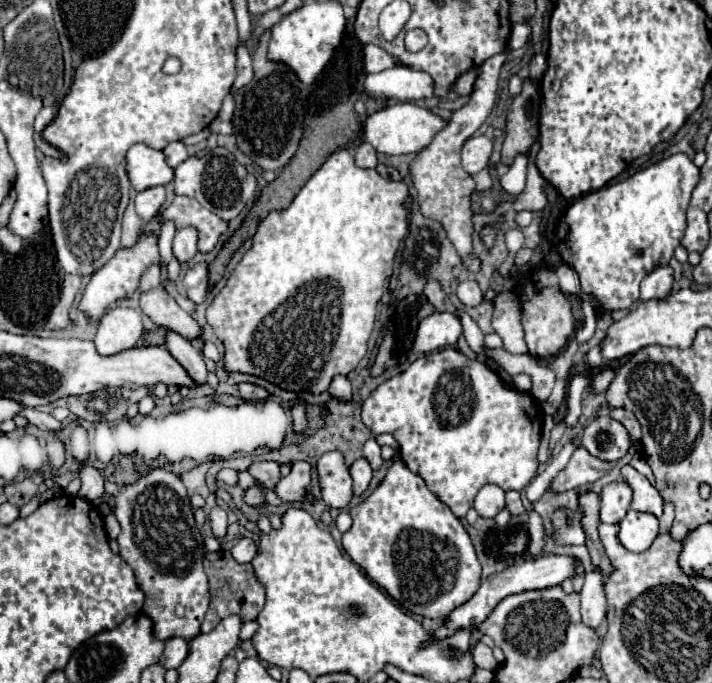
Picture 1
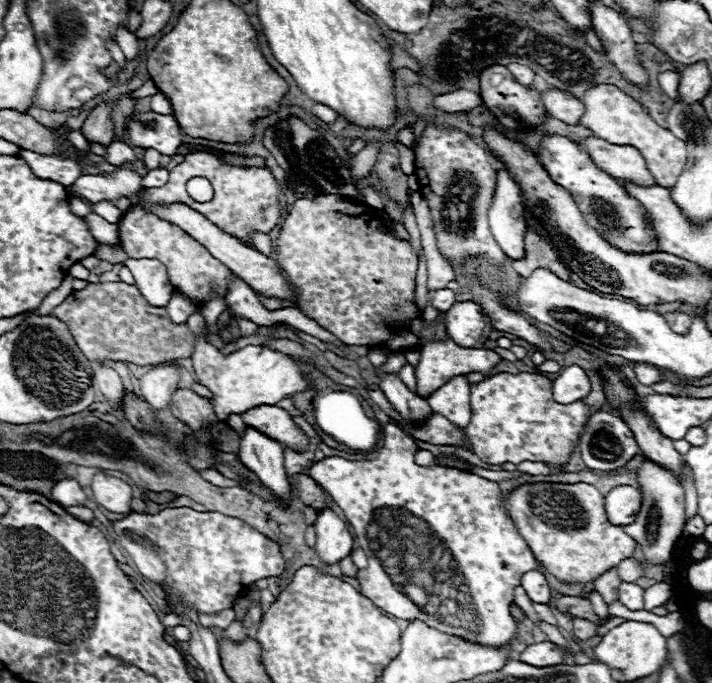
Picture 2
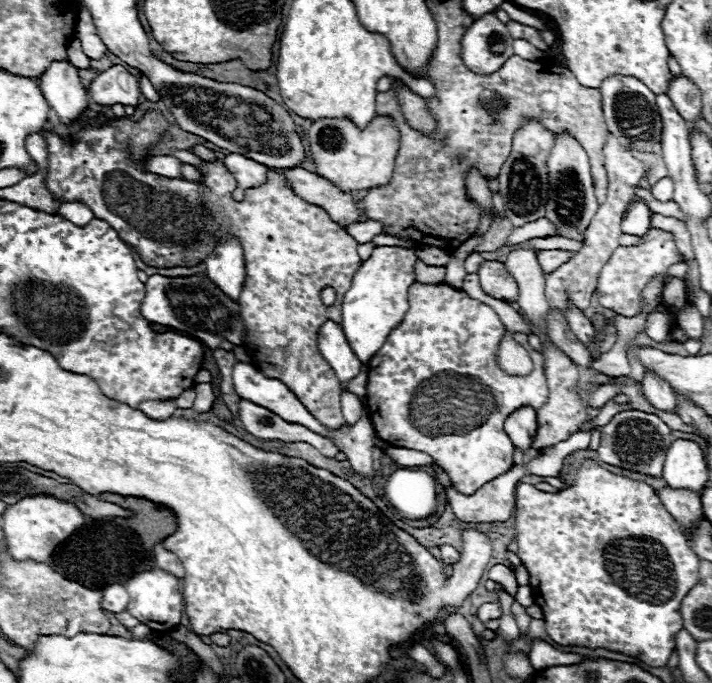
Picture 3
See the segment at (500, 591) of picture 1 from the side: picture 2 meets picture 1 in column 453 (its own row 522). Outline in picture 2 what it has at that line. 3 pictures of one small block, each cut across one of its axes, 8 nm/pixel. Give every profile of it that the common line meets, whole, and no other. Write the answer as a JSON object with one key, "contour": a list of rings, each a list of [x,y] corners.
{"contour":[[[618,486],[604,496],[606,516],[612,524],[626,526],[636,520],[636,514],[642,506],[642,492],[632,486]]]}

